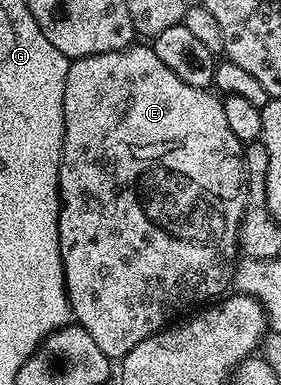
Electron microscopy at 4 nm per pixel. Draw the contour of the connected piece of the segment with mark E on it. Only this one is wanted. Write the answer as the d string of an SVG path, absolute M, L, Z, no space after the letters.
M131 45L125 47L122 51L89 55L83 59L73 60L68 69L68 81L64 81L64 145L62 146L60 177L58 178L58 201L61 203L62 208L58 214L58 240L60 241L60 257L62 258L62 268L64 269L64 281L66 282L66 296L70 302L70 314L76 320L77 326L83 327L87 331L92 337L92 341L96 341L96 346L100 349L100 353L104 353L111 361L122 360L129 351L136 349L136 345L140 345L140 341L144 341L150 335L154 335L157 331L162 330L163 327L173 320L170 318L173 315L180 314L185 307L190 307L193 303L202 305L207 301L217 300L231 290L234 282L236 260L240 255L238 249L238 226L246 208L244 145L236 137L236 133L232 133L232 129L228 129L228 121L224 117L224 109L222 108L222 99L209 90L201 91L200 89L192 89L192 85L184 85L184 81L180 81L180 77L176 77L176 73L172 73L172 69L167 69L164 61L160 61L160 57L156 57L153 46L138 46Z

